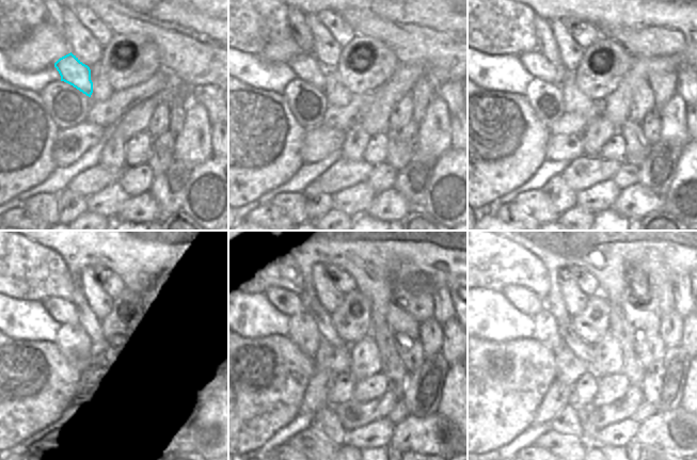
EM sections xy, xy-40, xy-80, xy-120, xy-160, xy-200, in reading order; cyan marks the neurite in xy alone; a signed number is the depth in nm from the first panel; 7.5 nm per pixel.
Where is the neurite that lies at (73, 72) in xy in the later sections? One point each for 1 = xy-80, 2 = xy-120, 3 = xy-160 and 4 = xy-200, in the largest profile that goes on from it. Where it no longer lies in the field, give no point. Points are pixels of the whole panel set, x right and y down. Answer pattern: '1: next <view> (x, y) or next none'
1: next xy-80 (535, 62)
2: next xy-120 (62, 311)
3: next xy-160 (286, 301)
4: next xy-200 (523, 299)

